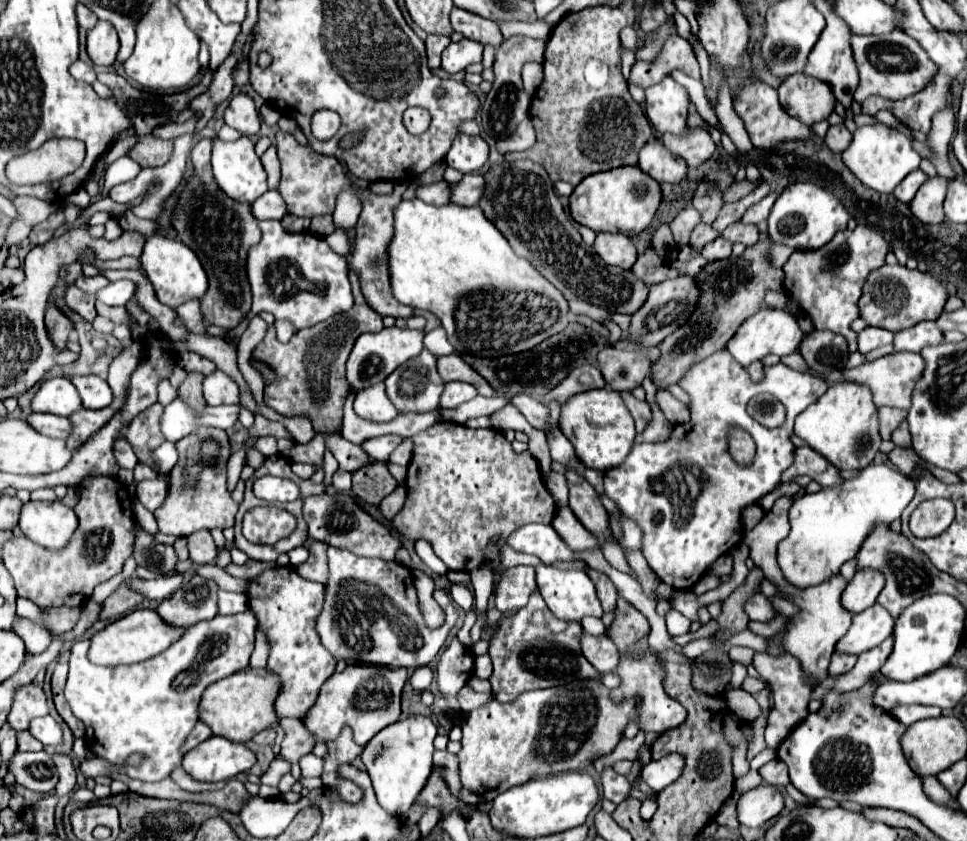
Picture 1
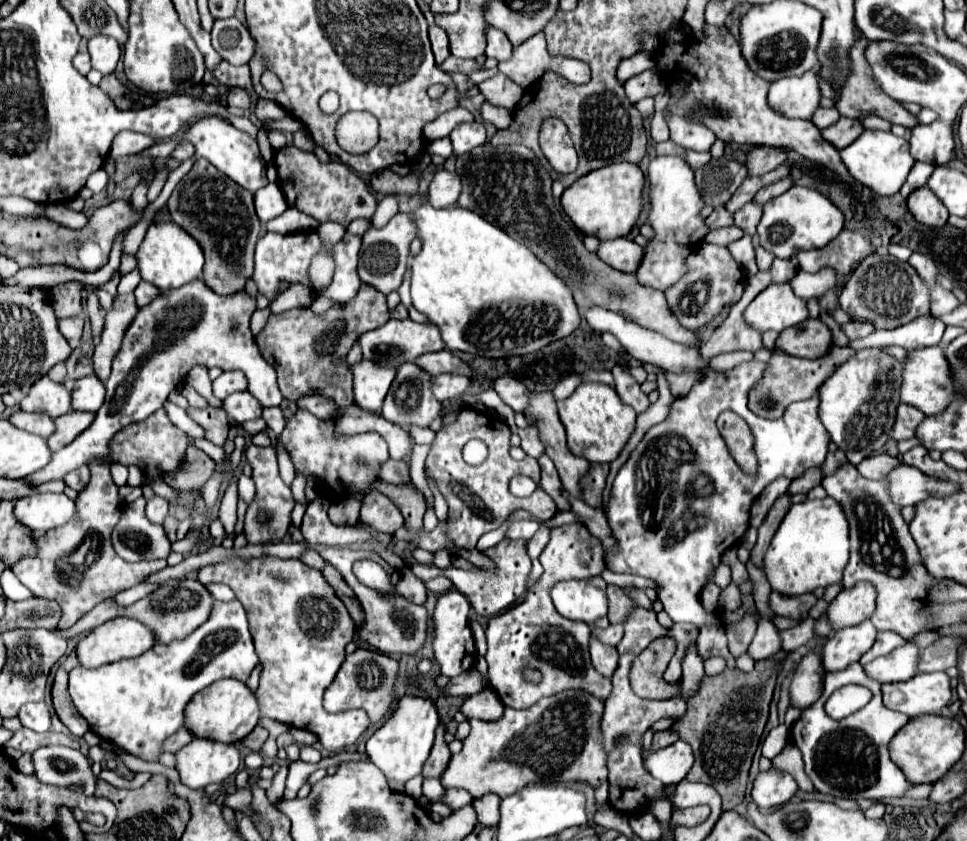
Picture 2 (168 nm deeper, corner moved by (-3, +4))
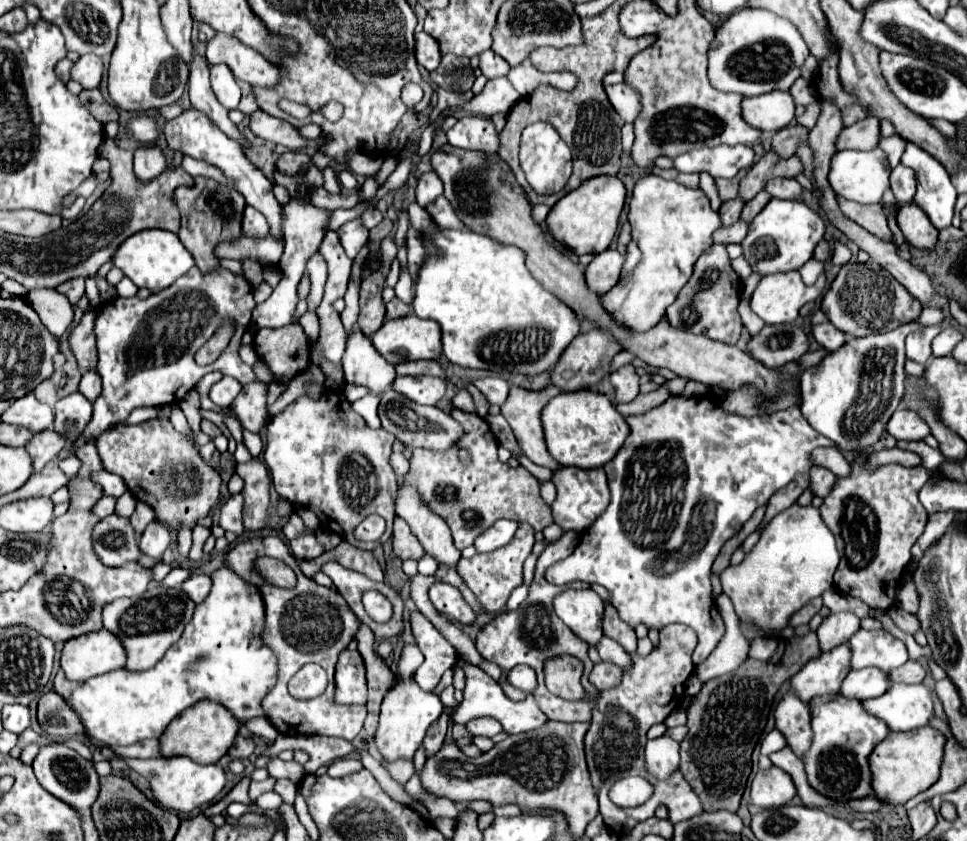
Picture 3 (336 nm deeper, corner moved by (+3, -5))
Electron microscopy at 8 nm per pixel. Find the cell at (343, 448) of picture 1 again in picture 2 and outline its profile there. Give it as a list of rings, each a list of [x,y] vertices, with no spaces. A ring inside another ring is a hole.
[[[387,459],[381,469],[379,469],[379,479],[387,481],[387,483],[411,483],[409,479],[409,469],[403,461],[393,461],[393,459]]]

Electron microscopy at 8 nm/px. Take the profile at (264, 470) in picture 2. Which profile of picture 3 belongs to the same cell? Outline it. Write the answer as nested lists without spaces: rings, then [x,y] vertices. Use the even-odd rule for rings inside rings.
[[[259,458],[247,464],[237,464],[237,474],[243,478],[243,526],[259,530],[269,520],[271,506],[271,476]]]

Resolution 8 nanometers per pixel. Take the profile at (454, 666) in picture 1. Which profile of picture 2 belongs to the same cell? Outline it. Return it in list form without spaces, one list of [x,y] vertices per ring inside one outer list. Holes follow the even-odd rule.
[[[451,589],[451,591],[443,593],[437,601],[437,607],[435,607],[435,615],[433,615],[433,621],[435,621],[433,649],[435,649],[435,659],[441,667],[441,675],[445,675],[449,679],[469,671],[475,665],[477,649],[475,649],[473,633],[469,629],[469,609],[471,609],[469,601],[457,589]]]

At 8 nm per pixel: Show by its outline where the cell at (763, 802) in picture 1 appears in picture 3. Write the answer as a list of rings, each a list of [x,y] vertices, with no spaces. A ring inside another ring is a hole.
[[[777,766],[759,770],[751,782],[751,802],[761,808],[785,806],[795,796],[795,784],[787,772]]]

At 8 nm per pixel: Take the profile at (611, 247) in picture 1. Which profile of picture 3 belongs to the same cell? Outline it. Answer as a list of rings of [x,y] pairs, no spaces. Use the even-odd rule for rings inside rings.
[[[605,250],[601,254],[595,254],[591,264],[585,268],[585,282],[589,290],[597,294],[609,292],[619,282],[623,260],[625,258],[617,250]]]

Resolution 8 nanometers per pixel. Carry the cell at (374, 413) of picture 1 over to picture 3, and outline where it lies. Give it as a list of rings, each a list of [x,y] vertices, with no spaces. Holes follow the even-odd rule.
[[[353,326],[353,330],[347,336],[343,370],[345,380],[349,384],[363,384],[371,390],[371,394],[383,394],[397,376],[395,368],[389,362],[385,362],[385,358],[381,358],[371,338],[367,338],[359,330],[359,326]]]

